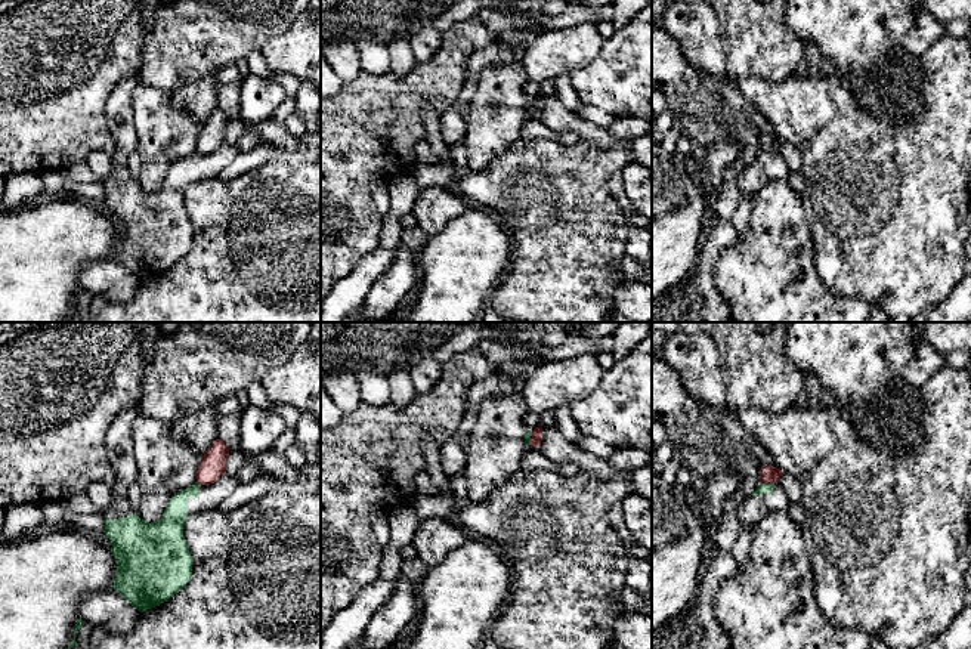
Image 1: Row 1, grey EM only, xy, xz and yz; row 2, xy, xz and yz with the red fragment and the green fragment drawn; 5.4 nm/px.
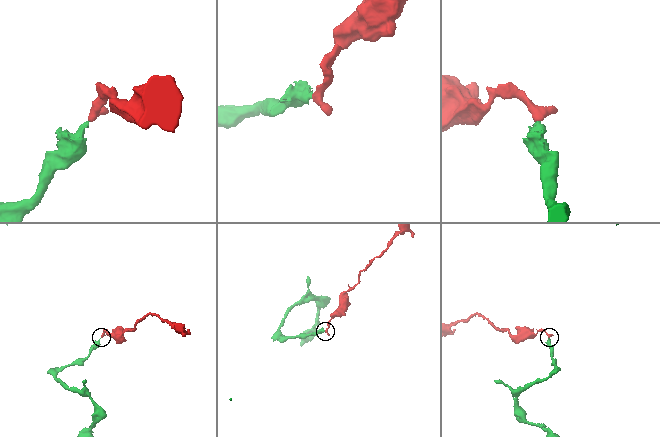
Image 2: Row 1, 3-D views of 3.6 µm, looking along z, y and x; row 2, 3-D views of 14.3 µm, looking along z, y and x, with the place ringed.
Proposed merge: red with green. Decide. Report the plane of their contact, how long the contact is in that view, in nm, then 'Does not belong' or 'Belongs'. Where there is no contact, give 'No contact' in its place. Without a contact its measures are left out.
Touches red in yz. Shared border 70 nm. Does not belong

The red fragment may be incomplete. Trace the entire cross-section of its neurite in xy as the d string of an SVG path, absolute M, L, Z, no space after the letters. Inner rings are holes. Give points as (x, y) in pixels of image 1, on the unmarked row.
M222 108L213 111L207 121L201 126L197 140L197 151L200 154L214 152L225 143L225 133L229 124L229 117Z

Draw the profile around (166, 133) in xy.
M139 83L132 93L137 152L142 167L136 183L155 192L171 166L197 151L201 126L173 103L173 93Z

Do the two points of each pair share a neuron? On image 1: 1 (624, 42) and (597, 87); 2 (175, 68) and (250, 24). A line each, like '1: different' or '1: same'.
1: same
2: same

